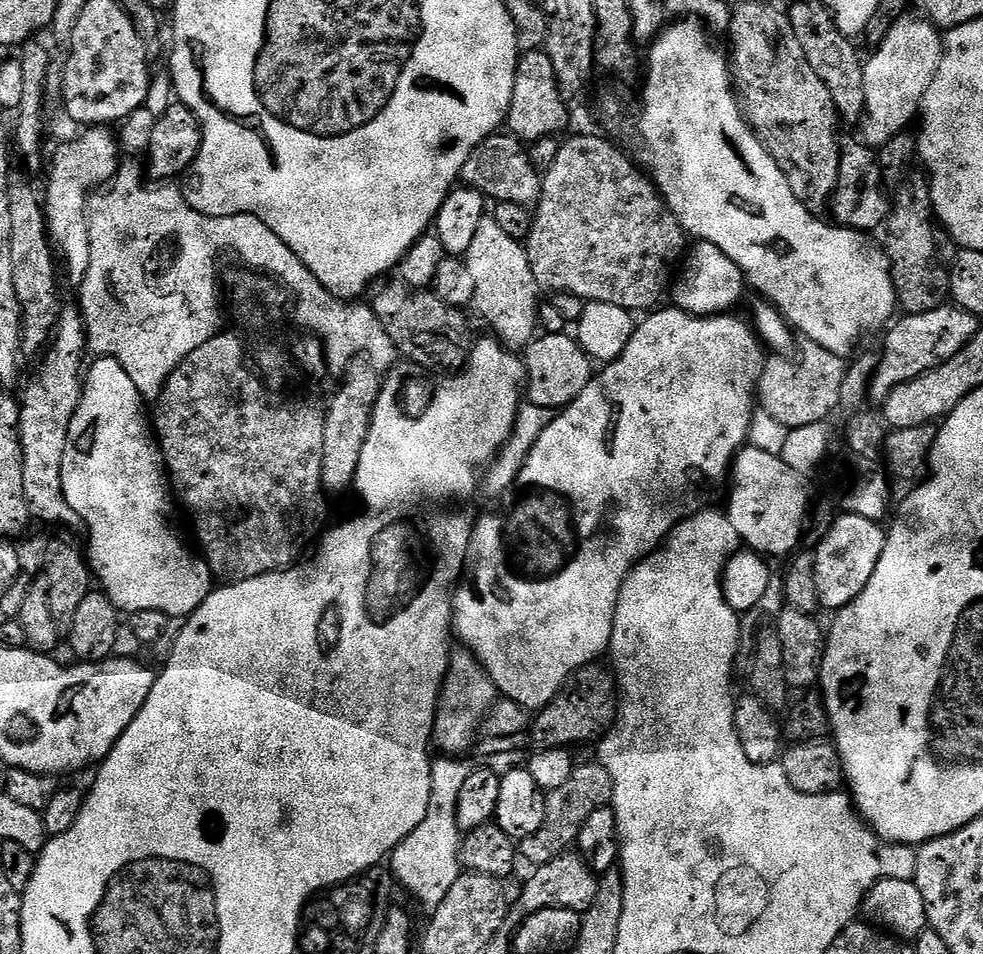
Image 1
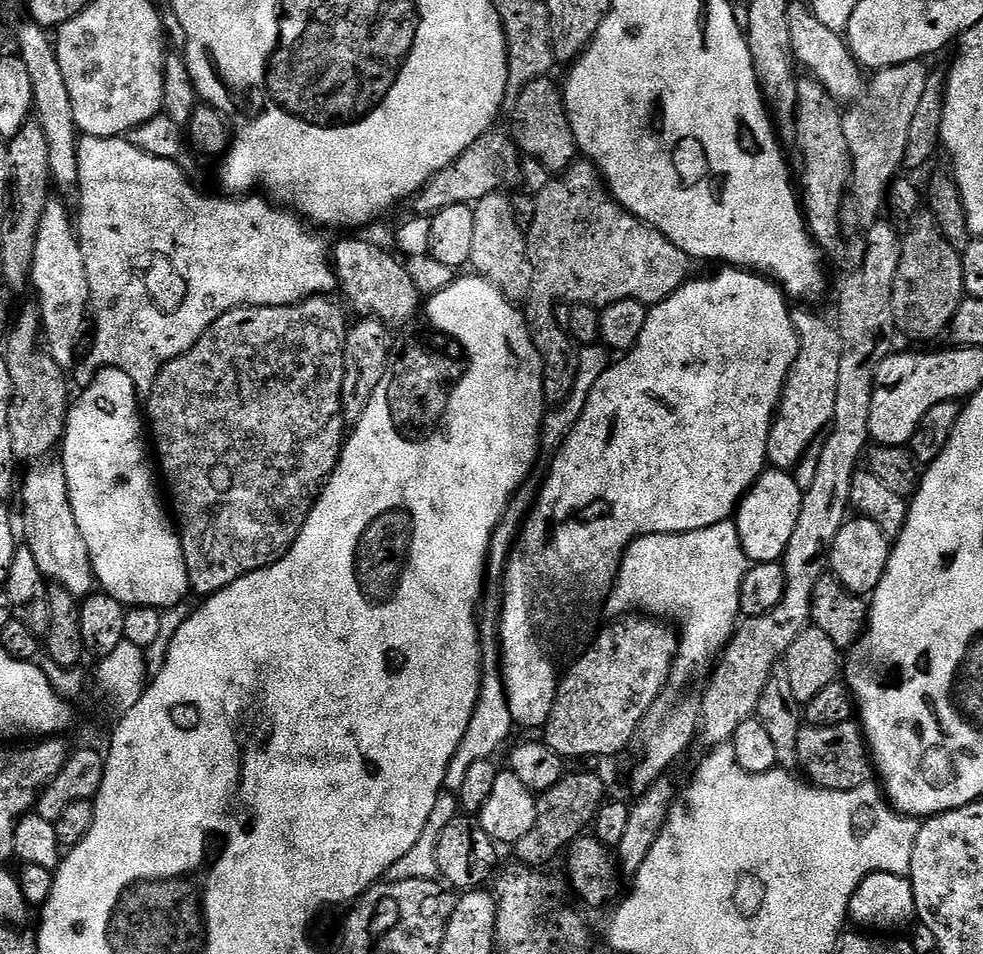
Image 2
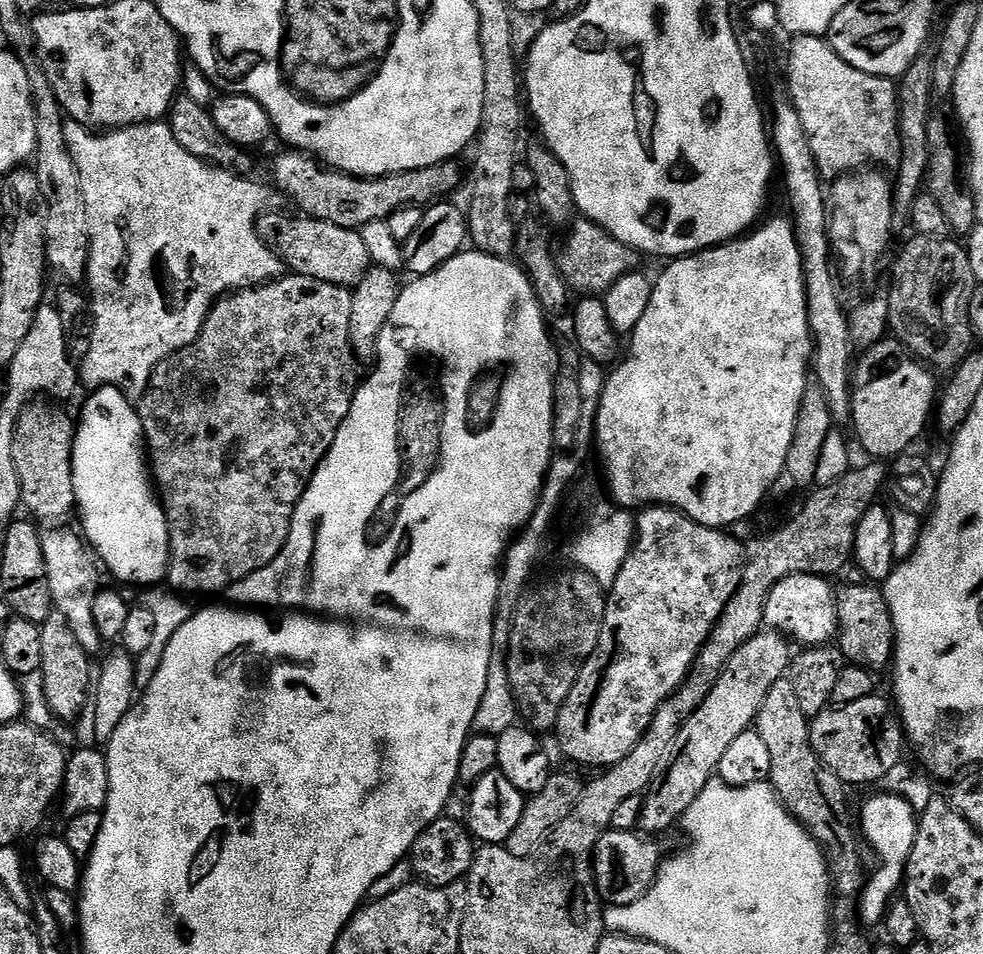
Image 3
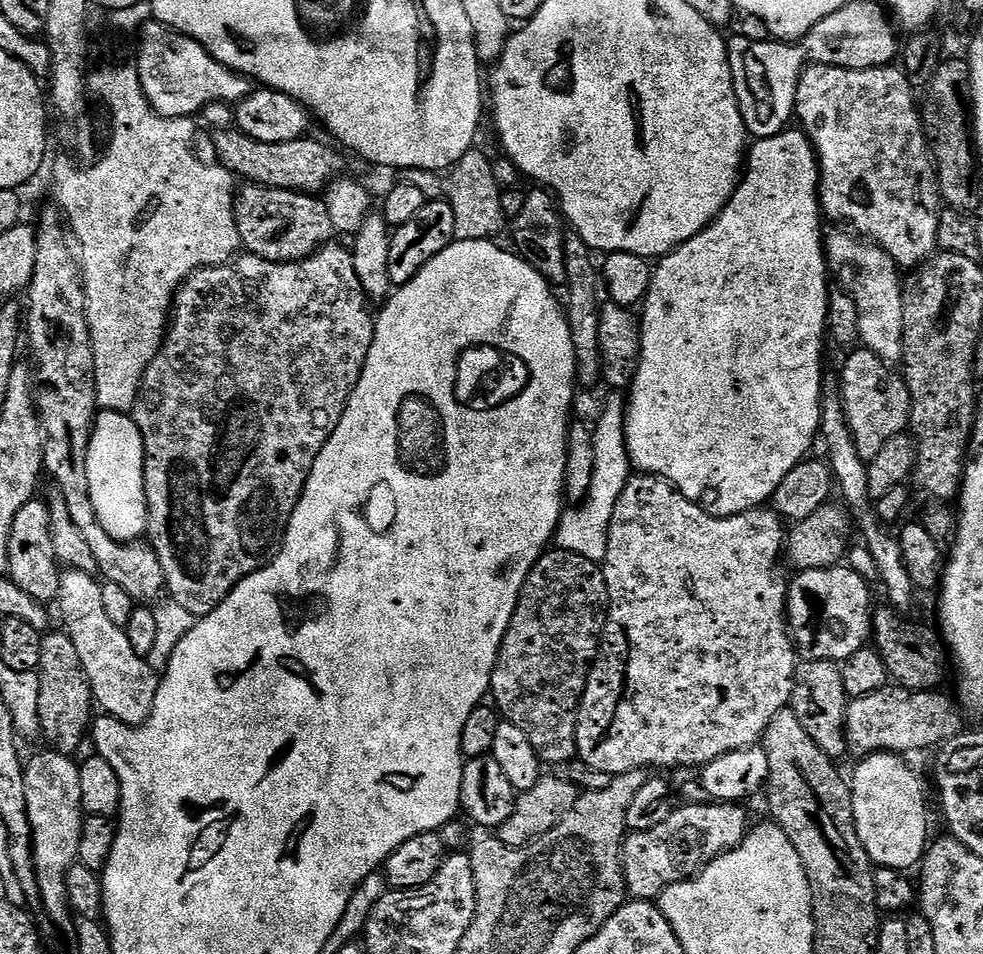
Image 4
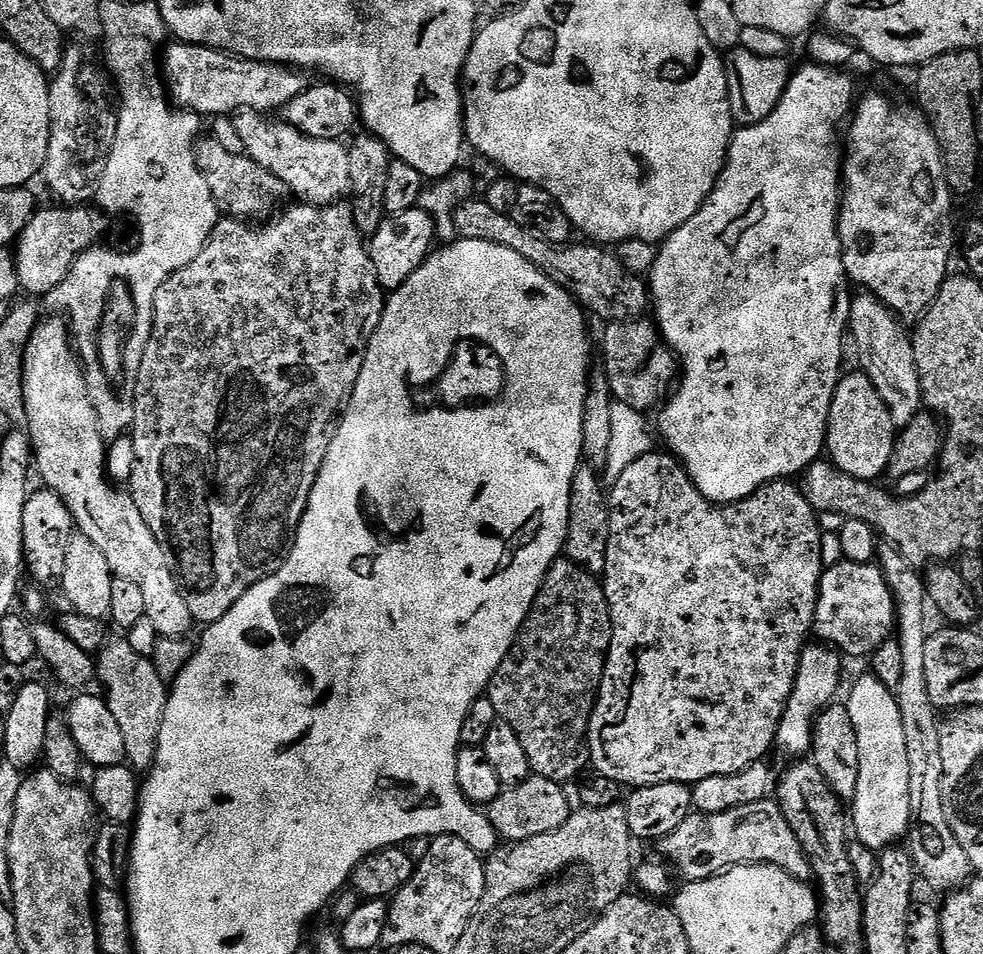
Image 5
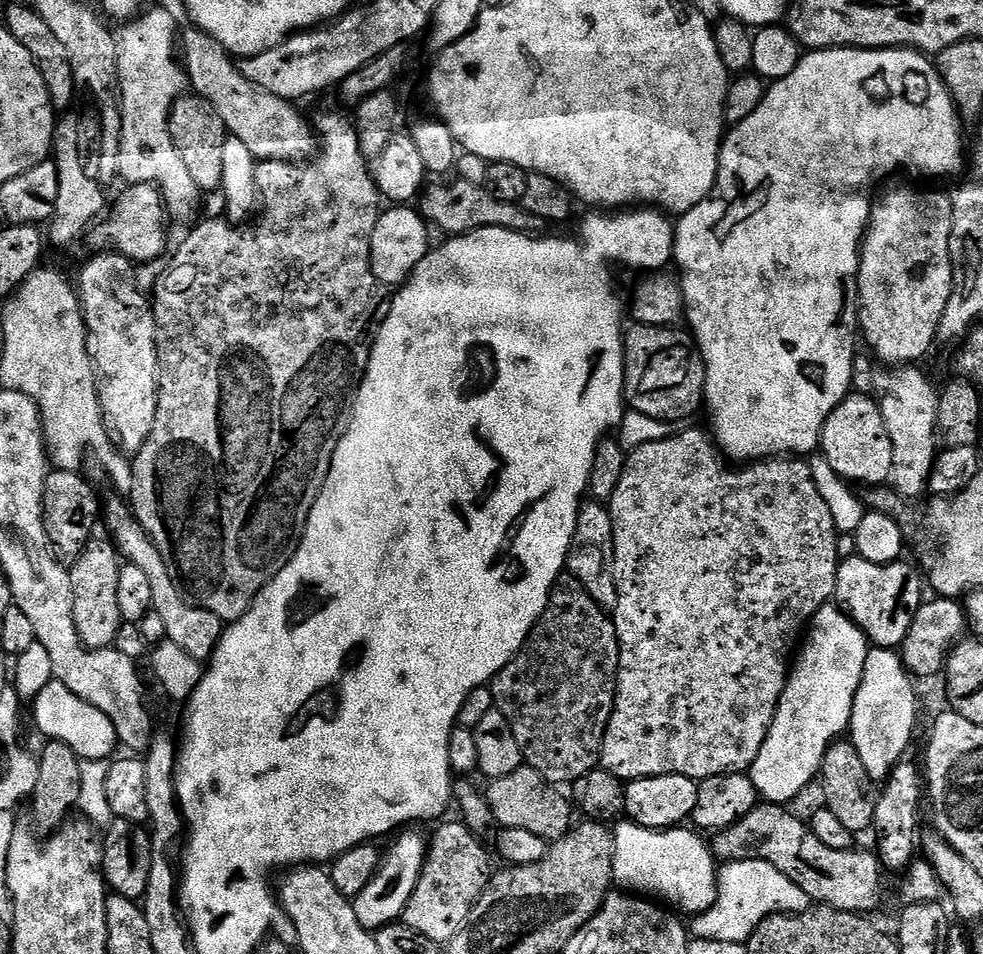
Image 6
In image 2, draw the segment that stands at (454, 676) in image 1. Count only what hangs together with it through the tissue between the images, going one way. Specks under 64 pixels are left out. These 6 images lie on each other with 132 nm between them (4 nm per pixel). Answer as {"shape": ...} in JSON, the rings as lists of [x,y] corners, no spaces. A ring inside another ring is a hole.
{"shape":[[[489,563],[484,574],[484,591],[480,593],[480,602],[476,614],[476,629],[480,639],[480,693],[474,706],[474,714],[470,718],[470,726],[466,726],[466,734],[454,754],[450,758],[450,766],[446,770],[444,788],[449,793],[459,794],[462,781],[474,762],[493,759],[496,751],[508,740],[508,735],[514,732],[508,695],[504,689],[504,674],[502,671],[502,653],[500,651],[500,614],[504,611],[504,593],[502,585],[506,580],[506,572],[499,563]]]}

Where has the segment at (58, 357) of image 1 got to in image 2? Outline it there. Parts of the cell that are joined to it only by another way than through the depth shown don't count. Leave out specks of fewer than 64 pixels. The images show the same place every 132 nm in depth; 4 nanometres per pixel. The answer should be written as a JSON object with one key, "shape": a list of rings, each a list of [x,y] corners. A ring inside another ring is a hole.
{"shape":[[[48,458],[29,468],[32,469],[25,476],[23,473],[18,496],[20,492],[20,500],[24,503],[24,536],[28,539],[25,541],[32,555],[31,563],[36,564],[35,571],[45,580],[64,588],[72,596],[91,596],[94,591],[92,563],[86,550],[86,538],[82,538],[82,530],[78,530],[78,522],[74,522],[63,463]]]}

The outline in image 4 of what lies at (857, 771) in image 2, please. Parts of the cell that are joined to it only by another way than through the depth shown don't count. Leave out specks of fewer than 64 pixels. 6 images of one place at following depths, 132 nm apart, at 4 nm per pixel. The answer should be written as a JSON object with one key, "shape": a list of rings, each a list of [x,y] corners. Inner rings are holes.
{"shape":[[[889,686],[852,700],[844,723],[844,737],[849,753],[853,757],[856,755],[856,758],[872,756],[876,752],[909,754],[908,752],[920,752],[923,748],[935,749],[947,741],[955,740],[965,731],[966,725],[960,717],[961,709],[957,701],[947,700],[942,693],[940,690],[919,692]]]}

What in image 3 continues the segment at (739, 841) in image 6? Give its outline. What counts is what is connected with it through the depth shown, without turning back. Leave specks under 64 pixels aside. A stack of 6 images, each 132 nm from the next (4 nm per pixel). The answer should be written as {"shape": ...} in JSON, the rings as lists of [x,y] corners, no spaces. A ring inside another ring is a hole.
{"shape":[[[609,830],[598,838],[596,849],[592,855],[592,869],[598,886],[598,892],[605,905],[614,908],[625,908],[638,898],[642,898],[656,881],[660,873],[662,855],[660,848],[655,844],[655,839],[641,834],[639,831],[617,832]]]}

